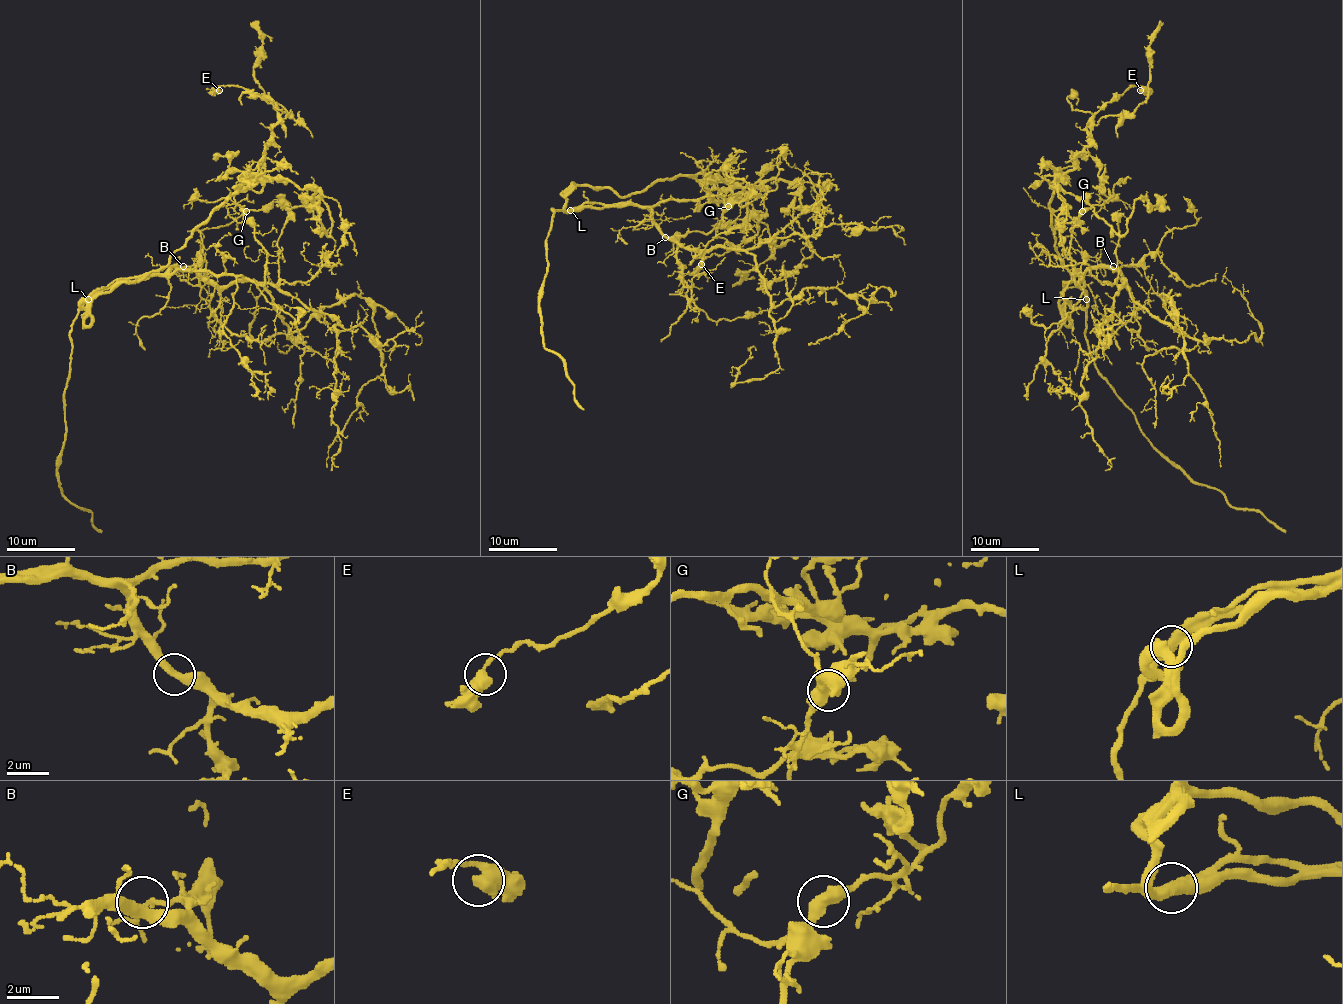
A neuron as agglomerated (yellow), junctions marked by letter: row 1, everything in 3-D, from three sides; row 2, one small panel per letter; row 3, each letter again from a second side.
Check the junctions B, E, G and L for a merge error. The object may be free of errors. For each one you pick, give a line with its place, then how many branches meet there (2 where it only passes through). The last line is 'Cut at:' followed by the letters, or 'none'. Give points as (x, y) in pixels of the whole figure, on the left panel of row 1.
Cut at: none

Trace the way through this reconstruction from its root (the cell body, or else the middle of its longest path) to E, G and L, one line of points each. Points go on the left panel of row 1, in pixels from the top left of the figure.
E: (183, 269), (146, 276), (260, 174), (277, 121), (270, 99), (243, 87), (219, 90)
G: (183, 269), (170, 271), (240, 274), (262, 285), (267, 250), (255, 237), (246, 211)
L: (183, 269), (170, 268), (163, 274), (122, 278), (113, 286), (96, 290), (88, 298)

